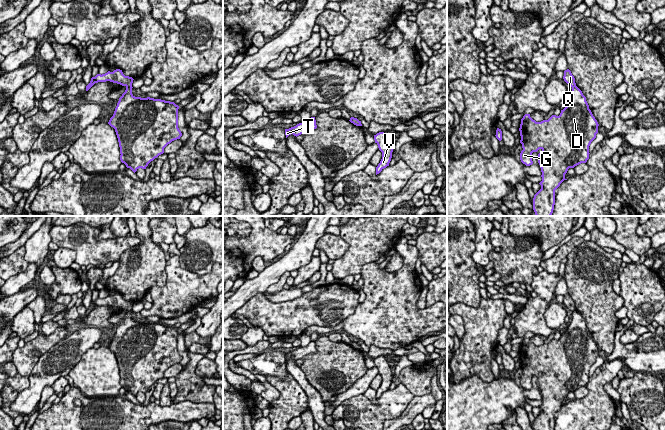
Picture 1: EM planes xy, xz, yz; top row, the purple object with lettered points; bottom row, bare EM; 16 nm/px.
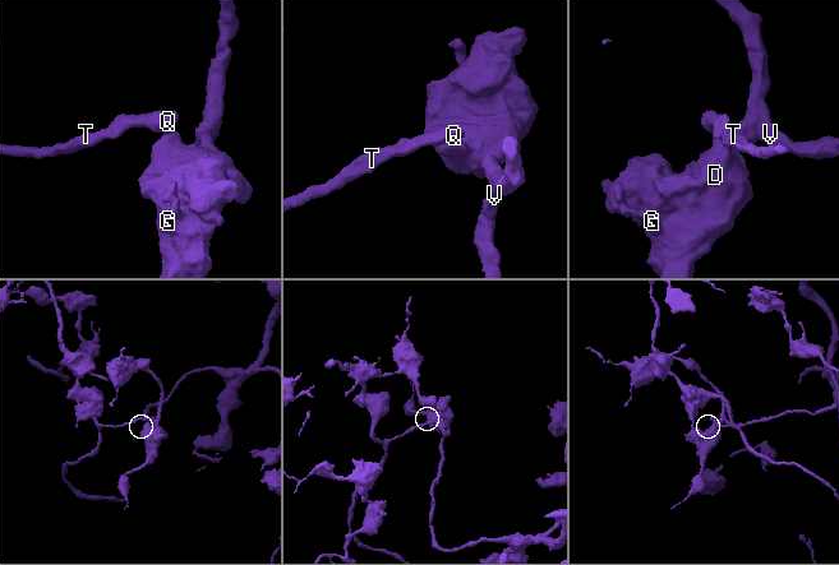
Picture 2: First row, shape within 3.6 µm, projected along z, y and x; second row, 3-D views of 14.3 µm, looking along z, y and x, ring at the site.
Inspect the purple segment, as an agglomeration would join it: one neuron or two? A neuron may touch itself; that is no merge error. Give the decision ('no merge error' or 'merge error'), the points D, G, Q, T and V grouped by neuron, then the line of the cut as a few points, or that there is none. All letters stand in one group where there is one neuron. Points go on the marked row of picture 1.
merge error; D G V / Q T; cut in xy along (131, 85), (126, 87)

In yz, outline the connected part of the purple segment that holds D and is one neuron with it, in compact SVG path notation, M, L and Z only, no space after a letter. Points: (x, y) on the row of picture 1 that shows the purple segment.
M575 85L572 88L572 97L567 106L561 110L559 116L552 115L548 120L536 122L525 114L520 124L520 143L523 150L520 153L520 160L526 166L533 164L532 153L539 149L538 163L542 172L542 181L539 183L541 189L534 195L533 210L536 216L551 216L555 205L555 190L560 184L567 180L565 174L569 168L586 163L589 159L589 146L598 133L598 122L593 116L586 97Z

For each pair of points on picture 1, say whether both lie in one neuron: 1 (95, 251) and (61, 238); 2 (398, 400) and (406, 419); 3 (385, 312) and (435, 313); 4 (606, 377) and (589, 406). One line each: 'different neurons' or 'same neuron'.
1: same neuron
2: different neurons
3: same neuron
4: same neuron

